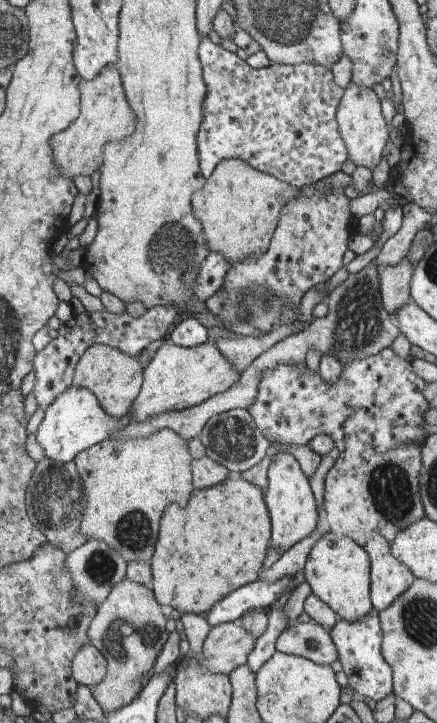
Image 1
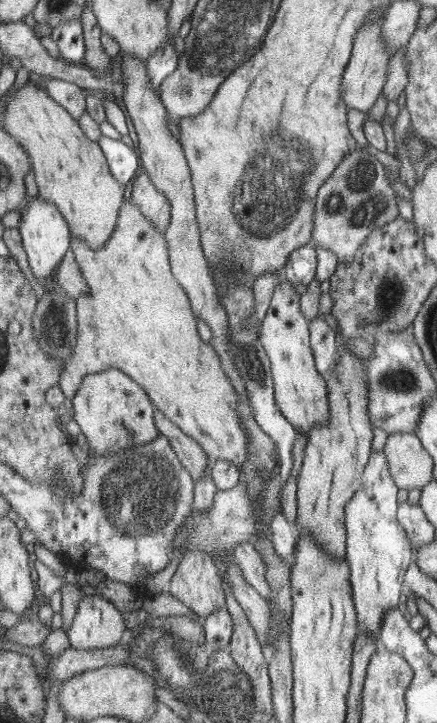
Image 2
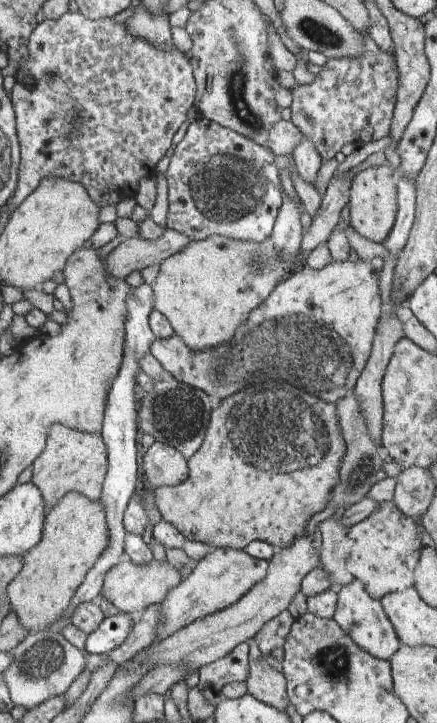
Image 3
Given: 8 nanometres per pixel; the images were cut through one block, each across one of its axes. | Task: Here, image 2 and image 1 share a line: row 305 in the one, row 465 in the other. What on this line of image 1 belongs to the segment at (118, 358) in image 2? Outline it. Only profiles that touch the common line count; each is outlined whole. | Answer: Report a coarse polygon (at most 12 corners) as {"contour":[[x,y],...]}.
{"contour":[[171,429],[73,460],[78,532],[150,563],[161,512],[194,490]]}

